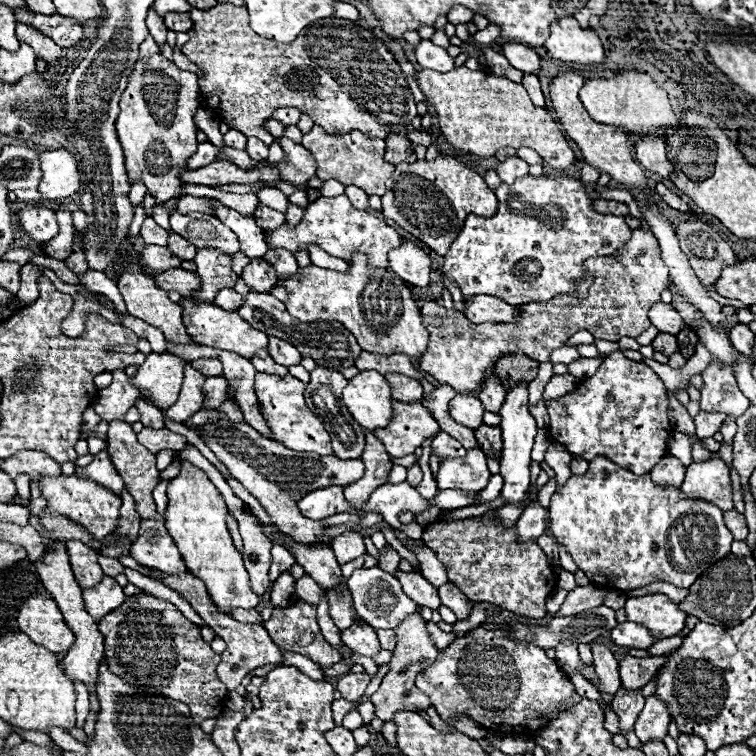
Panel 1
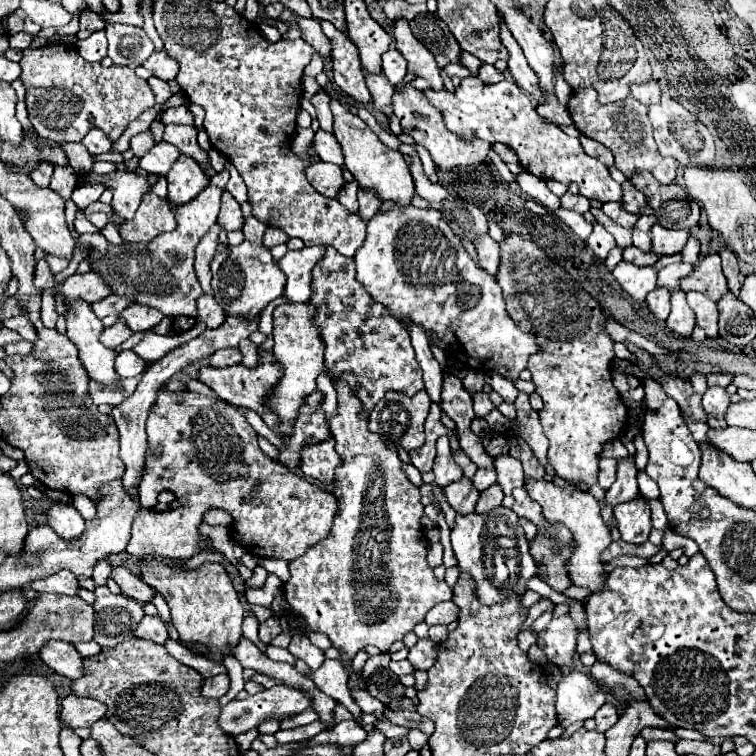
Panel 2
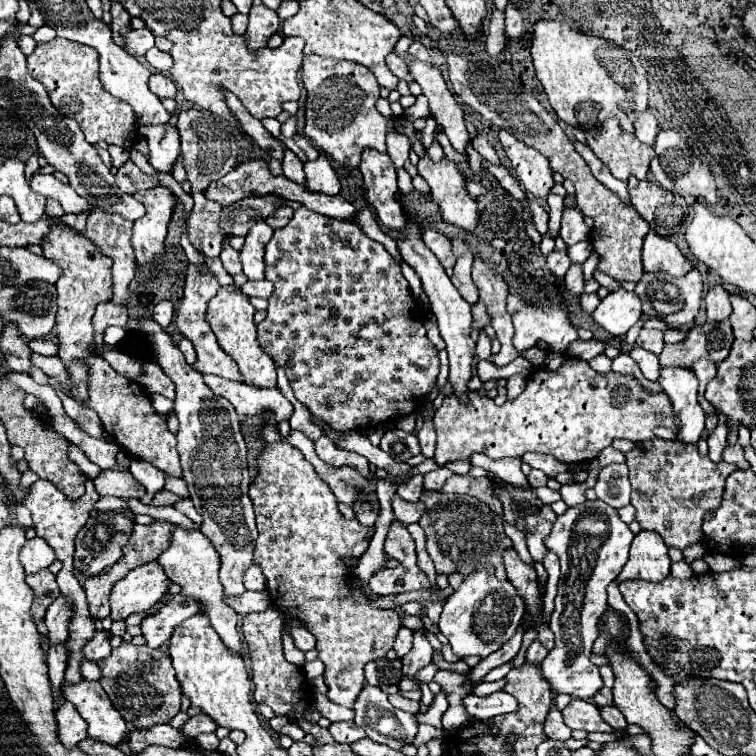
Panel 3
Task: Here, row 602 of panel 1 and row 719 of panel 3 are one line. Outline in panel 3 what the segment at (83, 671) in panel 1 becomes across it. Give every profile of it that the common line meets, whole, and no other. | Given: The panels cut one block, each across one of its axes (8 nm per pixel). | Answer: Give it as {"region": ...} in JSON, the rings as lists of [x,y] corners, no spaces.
{"region":[[[64,702],[56,710],[56,720],[58,720],[60,742],[66,748],[78,746],[78,742],[82,742],[88,736],[88,726],[86,726],[84,718],[78,714],[76,706],[72,706],[70,702]]]}

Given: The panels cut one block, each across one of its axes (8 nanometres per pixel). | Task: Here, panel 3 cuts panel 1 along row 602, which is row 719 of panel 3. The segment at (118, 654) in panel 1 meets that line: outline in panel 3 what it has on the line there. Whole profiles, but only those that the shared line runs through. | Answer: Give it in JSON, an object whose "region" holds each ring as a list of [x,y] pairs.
{"region":[[[122,642],[112,650],[108,658],[100,660],[98,666],[102,670],[100,684],[124,718],[128,732],[156,724],[170,724],[170,720],[180,712],[180,684],[176,682],[168,654],[150,646],[134,646],[130,642]]]}

